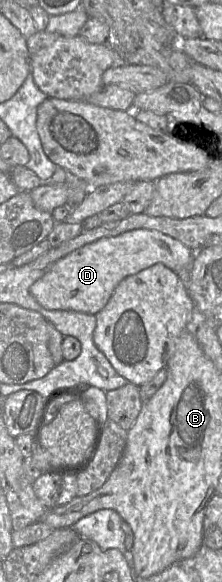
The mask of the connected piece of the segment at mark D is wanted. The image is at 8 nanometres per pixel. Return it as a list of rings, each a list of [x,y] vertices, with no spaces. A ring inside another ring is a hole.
[[[136,229],[114,237],[106,237],[86,244],[55,262],[29,289],[34,299],[47,310],[66,310],[96,315],[102,310],[117,285],[127,276],[134,275],[154,264],[161,263],[174,272],[190,269],[194,258],[191,249],[180,241],[156,230]]]

